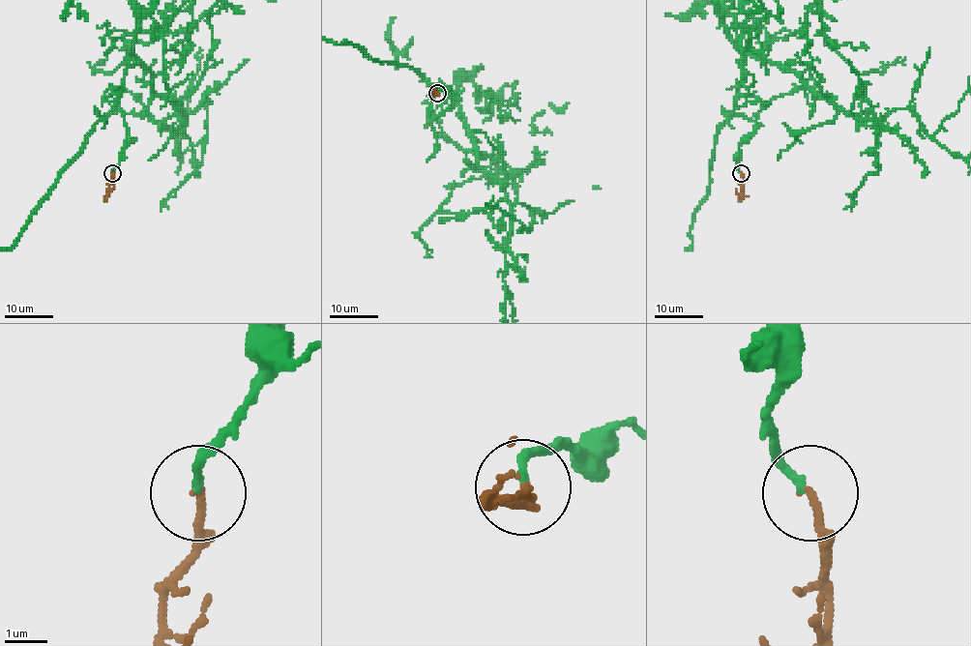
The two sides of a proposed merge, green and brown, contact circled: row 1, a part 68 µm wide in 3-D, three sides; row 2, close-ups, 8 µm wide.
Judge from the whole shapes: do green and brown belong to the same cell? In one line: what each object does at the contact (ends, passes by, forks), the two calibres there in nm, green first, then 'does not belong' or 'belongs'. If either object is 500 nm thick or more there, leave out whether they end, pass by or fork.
green ends | brown ends | 170/190 nm | belongs

